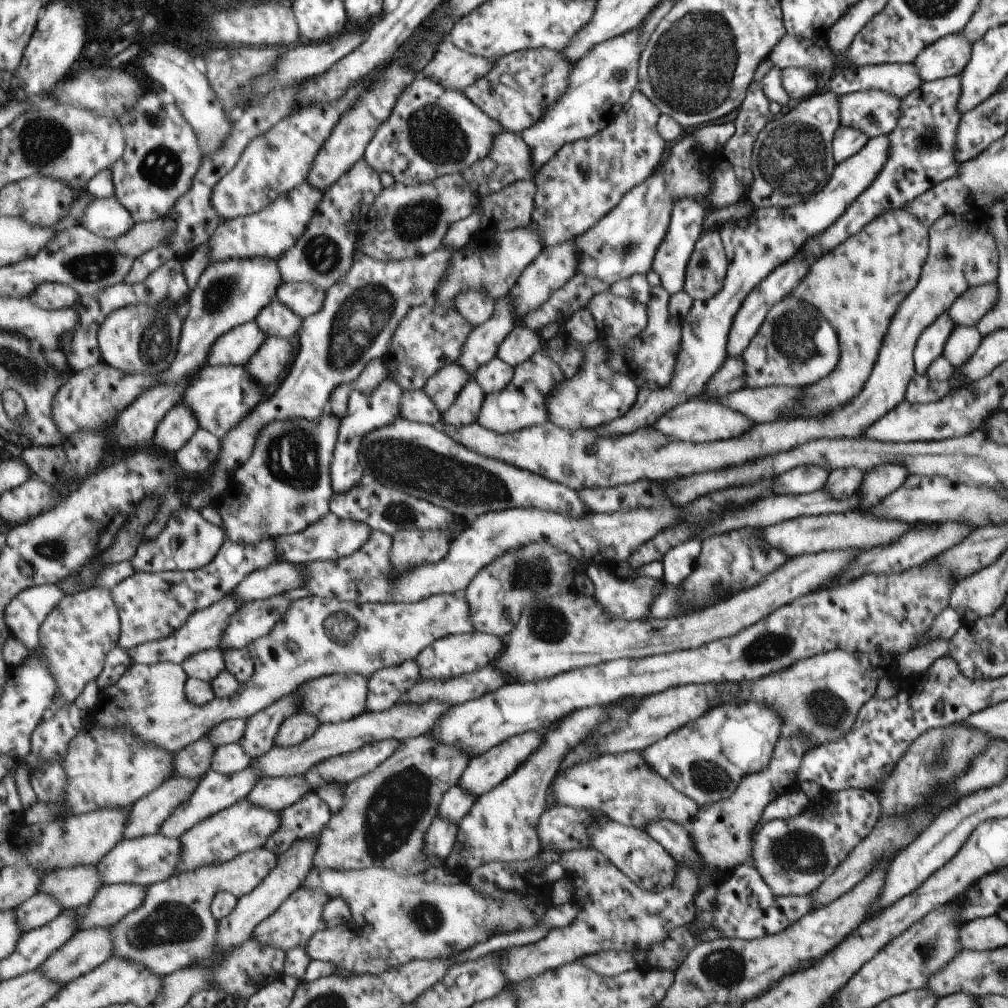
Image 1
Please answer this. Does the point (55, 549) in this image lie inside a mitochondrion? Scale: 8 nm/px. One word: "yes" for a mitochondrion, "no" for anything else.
yes

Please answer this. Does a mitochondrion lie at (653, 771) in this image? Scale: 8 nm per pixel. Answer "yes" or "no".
no

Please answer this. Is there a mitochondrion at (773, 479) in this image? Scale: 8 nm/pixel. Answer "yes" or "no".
no

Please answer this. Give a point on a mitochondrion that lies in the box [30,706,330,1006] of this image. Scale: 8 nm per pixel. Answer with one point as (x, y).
(170, 924)

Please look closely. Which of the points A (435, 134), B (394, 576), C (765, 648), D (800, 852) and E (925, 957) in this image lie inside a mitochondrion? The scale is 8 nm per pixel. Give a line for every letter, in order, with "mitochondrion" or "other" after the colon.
A: mitochondrion
B: other
C: mitochondrion
D: mitochondrion
E: mitochondrion

